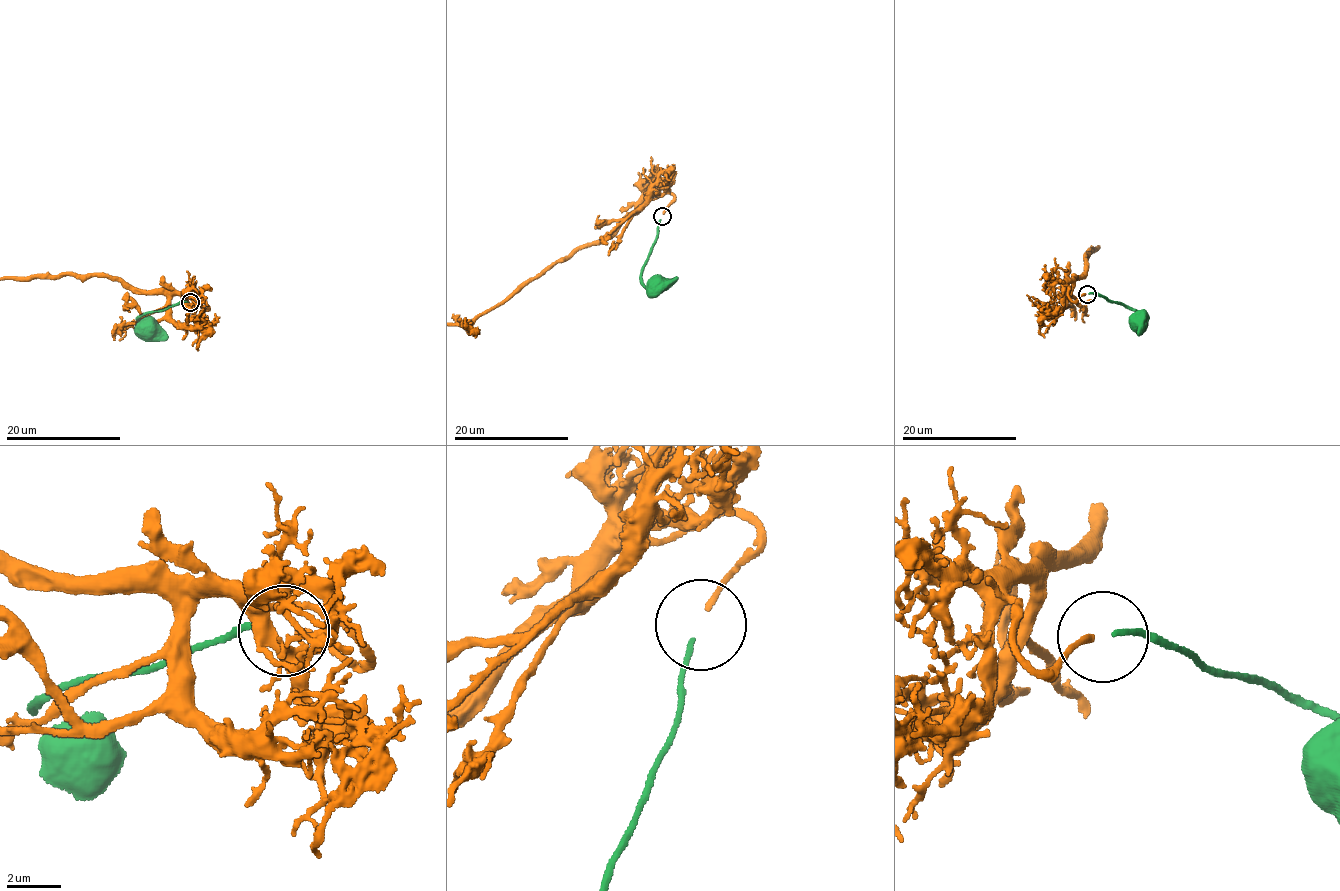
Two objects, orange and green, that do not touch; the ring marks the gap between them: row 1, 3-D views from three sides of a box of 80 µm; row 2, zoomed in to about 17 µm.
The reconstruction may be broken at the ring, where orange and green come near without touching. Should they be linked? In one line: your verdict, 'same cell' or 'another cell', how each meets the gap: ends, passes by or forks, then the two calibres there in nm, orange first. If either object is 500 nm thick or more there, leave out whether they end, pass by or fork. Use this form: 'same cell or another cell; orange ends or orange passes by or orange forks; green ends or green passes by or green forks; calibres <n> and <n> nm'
same cell; orange ends; green ends; calibres 240 and 190 nm

